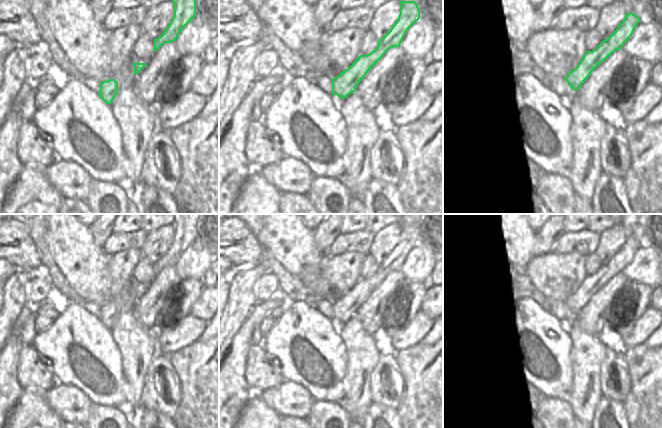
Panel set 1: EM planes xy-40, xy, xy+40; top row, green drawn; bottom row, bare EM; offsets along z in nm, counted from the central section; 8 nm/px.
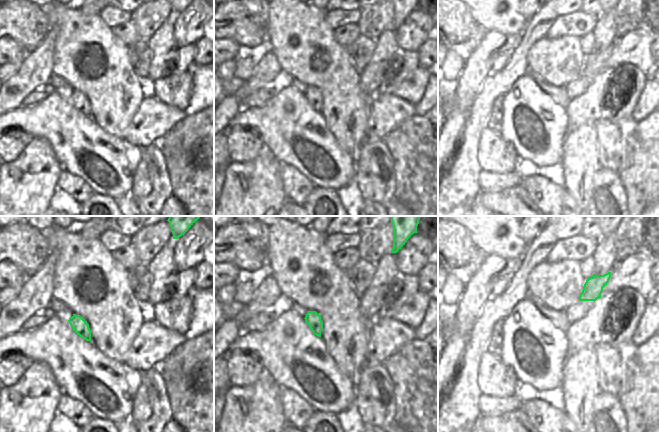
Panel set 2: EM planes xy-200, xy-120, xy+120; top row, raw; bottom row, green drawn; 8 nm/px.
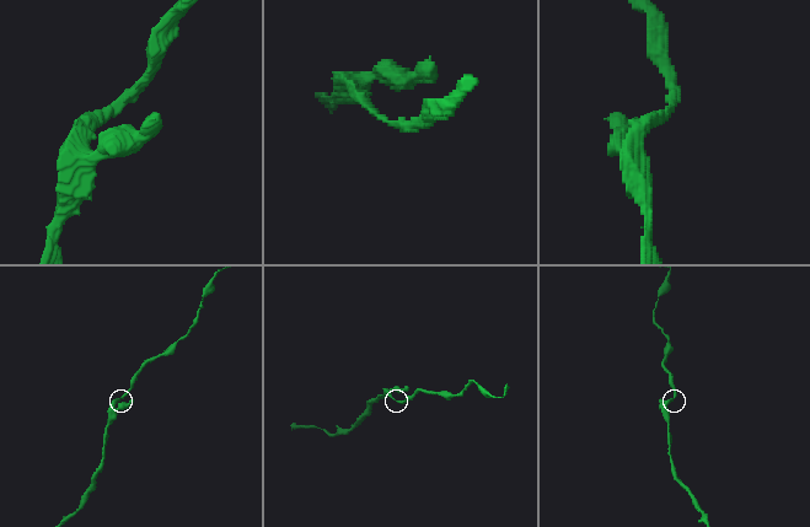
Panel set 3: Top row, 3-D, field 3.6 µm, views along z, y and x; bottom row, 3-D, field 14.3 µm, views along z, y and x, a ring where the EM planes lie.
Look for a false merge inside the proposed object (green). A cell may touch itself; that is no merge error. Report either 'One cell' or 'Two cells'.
One cell

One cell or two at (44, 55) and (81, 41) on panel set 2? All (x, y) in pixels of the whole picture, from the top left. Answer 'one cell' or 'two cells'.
two cells

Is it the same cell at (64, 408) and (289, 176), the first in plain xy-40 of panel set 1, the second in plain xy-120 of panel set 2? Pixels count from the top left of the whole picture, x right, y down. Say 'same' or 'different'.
same

